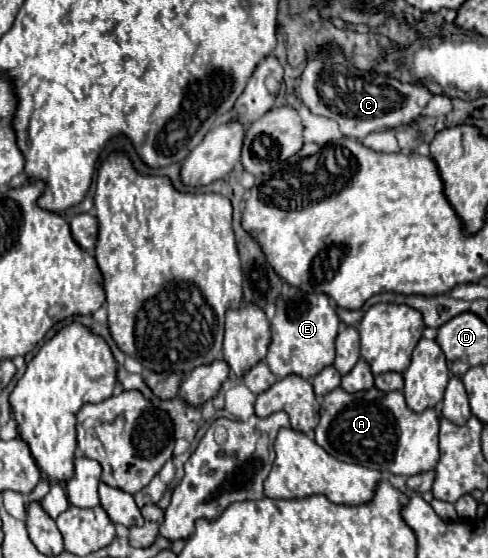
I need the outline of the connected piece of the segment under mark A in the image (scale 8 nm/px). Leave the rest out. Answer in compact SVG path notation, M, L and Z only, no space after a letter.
M376 386L368 392L344 392L336 388L322 400L320 422L316 426L316 442L342 462L360 464L378 472L398 476L414 476L434 470L438 452L440 418L434 408L412 412L406 406L402 390L380 392Z

